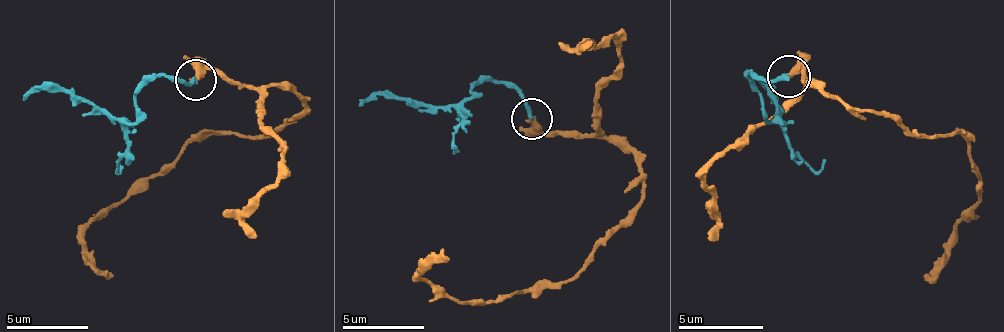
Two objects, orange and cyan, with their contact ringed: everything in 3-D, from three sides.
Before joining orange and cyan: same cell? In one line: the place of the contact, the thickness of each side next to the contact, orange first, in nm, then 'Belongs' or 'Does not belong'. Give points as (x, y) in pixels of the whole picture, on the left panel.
Place: (195, 79). Thickness 400 nm (orange) against 280 nm. Does not belong

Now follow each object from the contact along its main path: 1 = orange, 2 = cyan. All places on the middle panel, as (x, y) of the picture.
1: (532, 119), (545, 132), (615, 136), (635, 156), (643, 197), (569, 280), (450, 300), (421, 276), (450, 259)
2: (532, 119), (516, 90), (487, 82), (471, 90), (467, 99), (409, 107), (397, 95), (368, 99), (360, 107)

